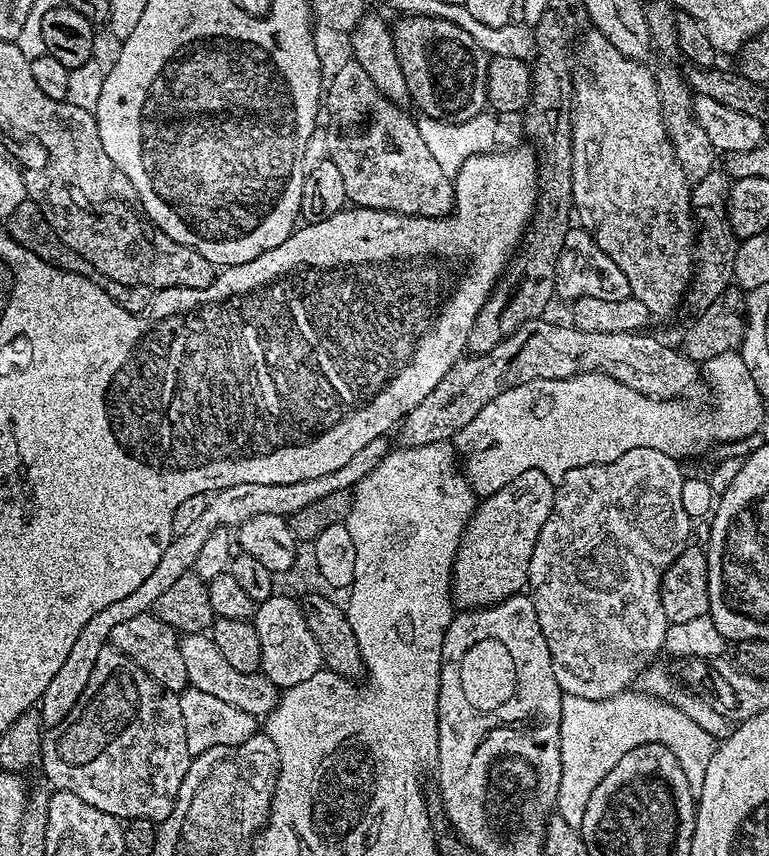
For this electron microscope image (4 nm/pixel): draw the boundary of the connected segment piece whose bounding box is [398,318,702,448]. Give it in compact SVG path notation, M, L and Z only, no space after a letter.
M549 318L531 320L522 326L518 326L516 332L511 332L505 340L498 342L494 350L489 352L477 352L465 355L450 370L446 370L446 378L410 410L410 414L405 416L399 425L399 443L406 448L414 446L426 446L434 442L443 440L451 441L466 422L474 422L474 414L486 406L486 402L494 402L498 394L506 390L514 390L514 386L522 386L526 382L535 380L565 380L578 374L587 372L601 372L632 390L638 390L638 394L646 394L651 400L674 400L687 397L688 391L699 381L702 376L701 369L697 361L692 360L679 347L671 348L668 344L663 344L656 336L644 336L643 331L639 332L587 332L573 328L571 323L555 324Z

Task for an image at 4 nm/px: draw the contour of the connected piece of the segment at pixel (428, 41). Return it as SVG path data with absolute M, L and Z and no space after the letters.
M405 15L398 20L400 21L392 28L392 41L398 54L398 66L402 66L402 74L406 74L411 103L416 103L423 115L450 124L466 122L485 111L488 102L486 70L489 57L480 51L478 42L474 42L474 38L466 34L462 26L456 26L454 22L442 18Z

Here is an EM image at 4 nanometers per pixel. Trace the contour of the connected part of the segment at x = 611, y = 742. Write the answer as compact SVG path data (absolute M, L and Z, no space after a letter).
M629 690L605 700L565 696L560 741L562 782L558 784L555 811L567 824L575 825L586 810L586 802L590 802L590 794L614 770L618 758L639 744L656 744L656 736L636 736L636 704L632 704L632 690Z

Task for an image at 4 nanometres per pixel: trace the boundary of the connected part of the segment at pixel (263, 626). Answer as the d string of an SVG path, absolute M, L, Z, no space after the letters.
M274 594L269 600L259 601L254 613L254 623L258 630L258 642L262 645L260 672L266 678L270 678L270 682L274 682L277 689L293 688L298 686L298 682L306 682L310 678L314 678L314 674L322 671L324 668L322 650L318 650L318 642L314 638L314 634L310 632L310 626L304 617L303 607L297 601L295 604L290 597L280 596L280 594Z

